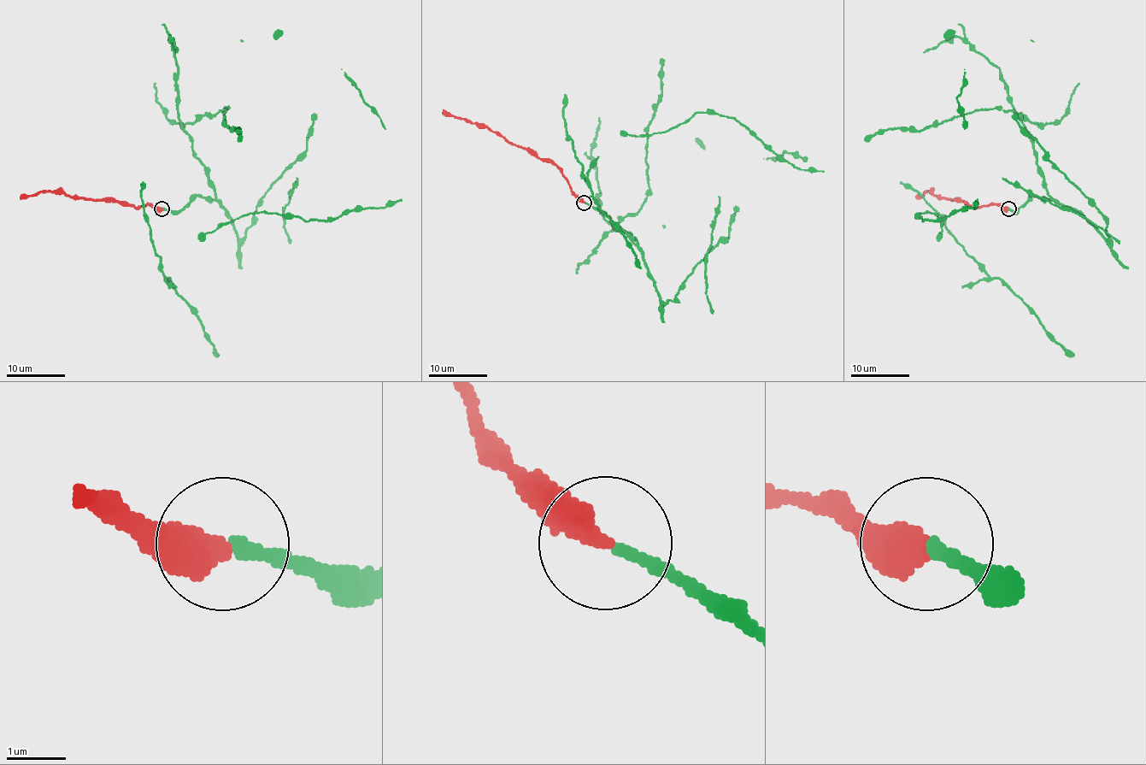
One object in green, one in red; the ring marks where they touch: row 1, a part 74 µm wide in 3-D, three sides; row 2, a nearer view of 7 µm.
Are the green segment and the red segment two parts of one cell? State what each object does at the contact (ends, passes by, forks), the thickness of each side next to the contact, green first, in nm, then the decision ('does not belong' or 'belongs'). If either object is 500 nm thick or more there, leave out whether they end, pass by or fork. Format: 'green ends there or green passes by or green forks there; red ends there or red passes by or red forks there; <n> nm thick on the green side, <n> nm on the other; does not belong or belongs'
200 nm thick on the green side, 500 nm on the other; belongs

